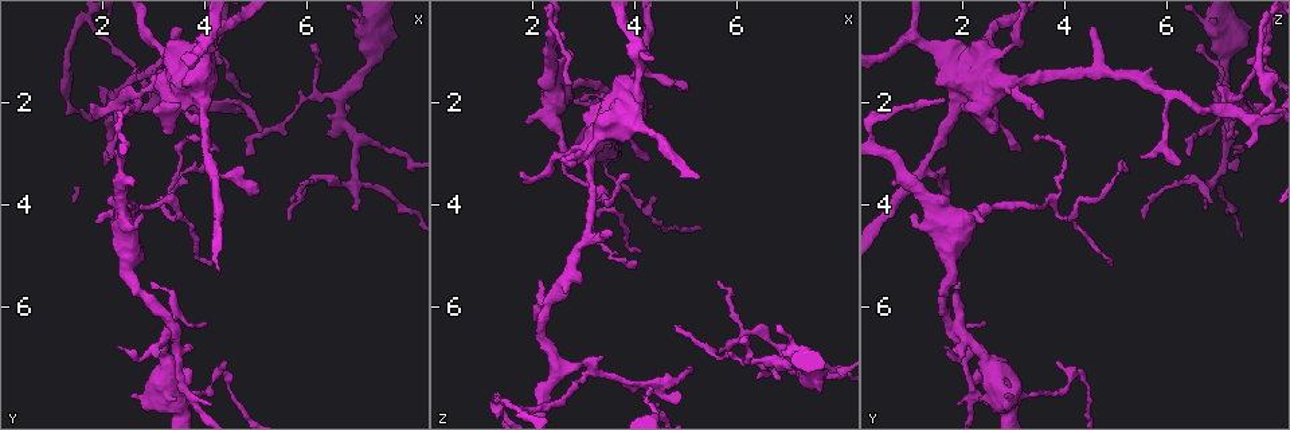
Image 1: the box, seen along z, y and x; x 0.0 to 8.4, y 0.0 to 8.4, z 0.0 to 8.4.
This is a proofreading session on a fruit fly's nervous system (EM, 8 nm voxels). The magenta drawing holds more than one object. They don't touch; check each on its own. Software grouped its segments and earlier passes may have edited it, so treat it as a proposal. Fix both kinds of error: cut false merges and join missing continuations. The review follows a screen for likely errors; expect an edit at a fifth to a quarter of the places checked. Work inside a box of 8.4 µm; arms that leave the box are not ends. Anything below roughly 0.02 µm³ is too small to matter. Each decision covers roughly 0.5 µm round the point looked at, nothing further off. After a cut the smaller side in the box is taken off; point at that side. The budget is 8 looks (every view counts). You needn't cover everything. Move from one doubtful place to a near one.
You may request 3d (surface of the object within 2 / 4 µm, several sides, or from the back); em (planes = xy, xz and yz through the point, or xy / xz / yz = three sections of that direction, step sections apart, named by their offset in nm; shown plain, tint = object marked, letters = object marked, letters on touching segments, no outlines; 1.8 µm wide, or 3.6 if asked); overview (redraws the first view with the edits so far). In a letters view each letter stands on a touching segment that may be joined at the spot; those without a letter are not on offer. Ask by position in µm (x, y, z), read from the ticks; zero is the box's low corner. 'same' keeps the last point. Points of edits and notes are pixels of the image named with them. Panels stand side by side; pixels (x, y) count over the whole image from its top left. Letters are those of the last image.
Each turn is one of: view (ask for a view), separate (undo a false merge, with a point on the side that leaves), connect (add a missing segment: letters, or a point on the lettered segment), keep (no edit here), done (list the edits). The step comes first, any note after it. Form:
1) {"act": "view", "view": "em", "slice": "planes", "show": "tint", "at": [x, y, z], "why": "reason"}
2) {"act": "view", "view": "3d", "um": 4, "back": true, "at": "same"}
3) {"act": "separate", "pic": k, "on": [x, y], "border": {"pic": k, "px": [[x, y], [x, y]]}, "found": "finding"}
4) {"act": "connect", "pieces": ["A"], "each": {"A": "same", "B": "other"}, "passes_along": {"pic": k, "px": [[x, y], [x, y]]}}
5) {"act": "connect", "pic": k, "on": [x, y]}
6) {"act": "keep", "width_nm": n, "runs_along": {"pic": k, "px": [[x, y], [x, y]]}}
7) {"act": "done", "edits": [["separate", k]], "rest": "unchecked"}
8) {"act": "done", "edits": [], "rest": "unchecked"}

{"act": "view", "view": "3d", "um": 4, "at": [6.95, 4.10, 6.80], "why": "tapers out"}

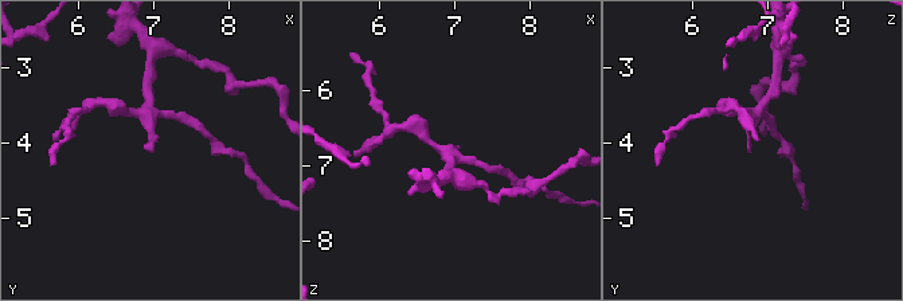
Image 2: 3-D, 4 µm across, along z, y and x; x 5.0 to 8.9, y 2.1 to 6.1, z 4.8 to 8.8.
{"act": "view", "view": "em", "slice": "planes", "show": "letters", "at": [7.00, 4.05, 6.80], "why": "now the EM"}

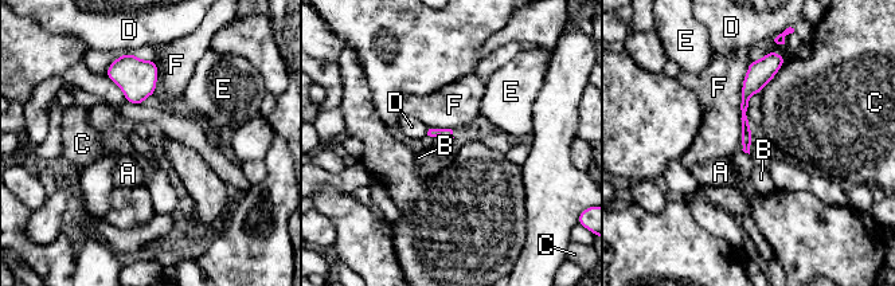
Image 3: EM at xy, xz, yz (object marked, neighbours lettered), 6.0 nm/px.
{"act": "keep", "each": {"A": "other", "B": "other", "C": "other", "D": "other", "E": "other", "F": "other"}, "found": "none of them fits"}

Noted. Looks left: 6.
{"act": "view", "view": "3d", "um": 2, "at": [4.80, 2.05, 7.75]}

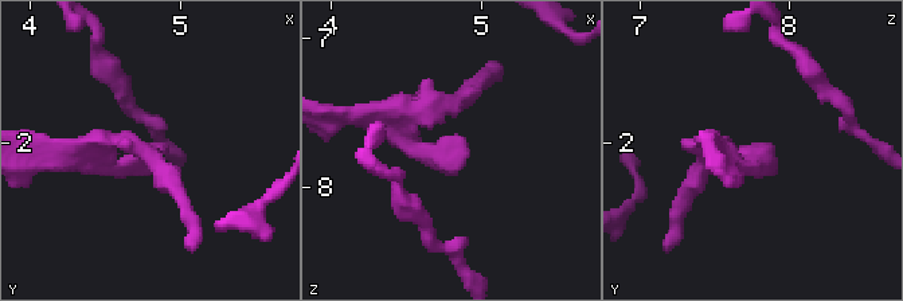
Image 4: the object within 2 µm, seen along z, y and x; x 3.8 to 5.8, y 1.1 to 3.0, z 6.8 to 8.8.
{"act": "view", "view": "em", "slice": "yz", "step": 16, "show": "letters", "at": [4.88, 2.10, 7.70], "why": "now the EM"}

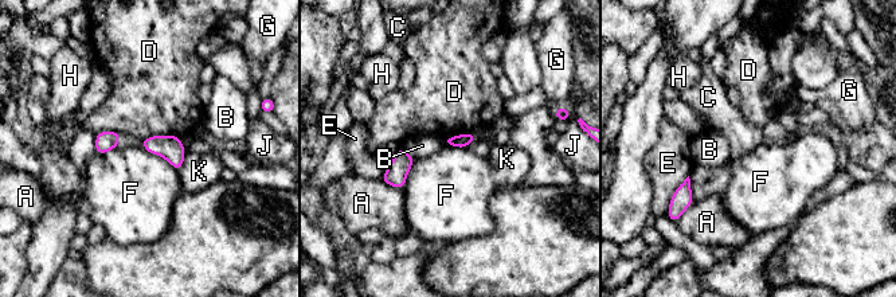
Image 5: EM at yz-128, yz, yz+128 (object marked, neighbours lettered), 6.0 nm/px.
{"act": "view", "view": "em", "slice": "planes", "show": "letters", "at": "same", "why": "cut it another way"}

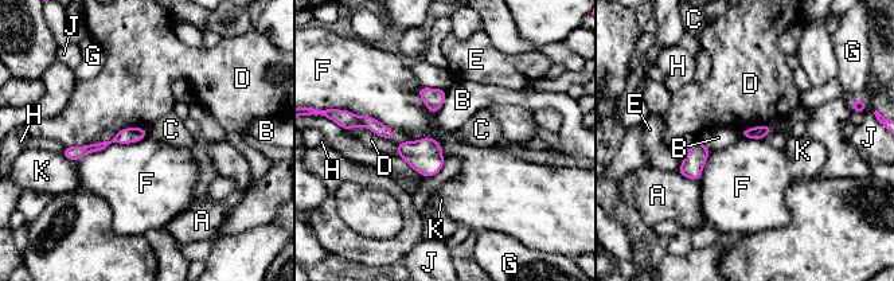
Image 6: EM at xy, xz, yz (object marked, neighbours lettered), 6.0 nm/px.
{"act": "separate", "pic": 6, "on": [347, 120], "each": {"A": "other", "B": "other", "C": "other", "D": "other", "E": "other", "F": "other", "G": "other", "H": "other", "J": "other", "K": "other"}, "found": "two neurons meet here"}

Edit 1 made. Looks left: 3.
{"act": "view", "view": "em", "slice": "planes", "show": "tint", "at": [4.30, 7.20, 4.25], "why": "sharp bend"}

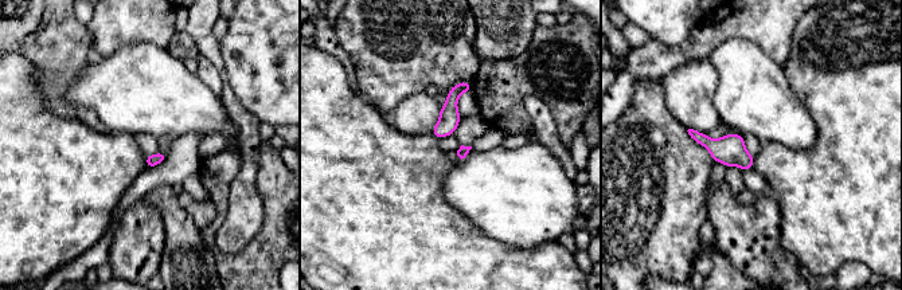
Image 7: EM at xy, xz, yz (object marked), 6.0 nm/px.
{"act": "view", "view": "em", "slice": "planes", "show": "letters", "at": "same", "why": "what lies round it"}

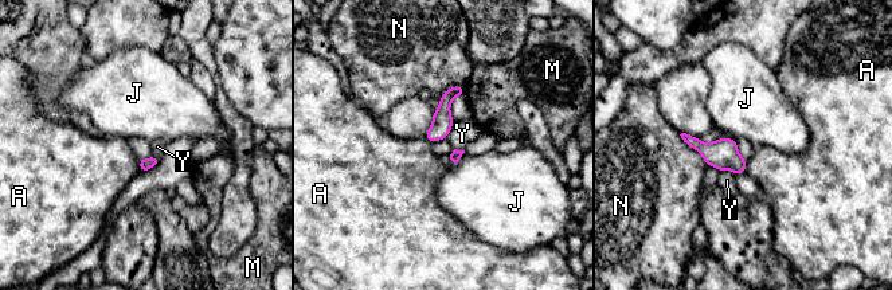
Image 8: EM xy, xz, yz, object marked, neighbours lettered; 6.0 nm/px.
{"act": "keep", "width_nm": 70, "each": {"A": "other", "J": "other", "M": "other", "N": "other", "Y": "other"}, "border": {"pic": 8, "px": [[465, 152], [454, 163], [449, 159]]}, "found": "continuous, no second neuron"}

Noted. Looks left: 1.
{"act": "done", "edits": [["separate", 6]], "rest": "unchecked"}

